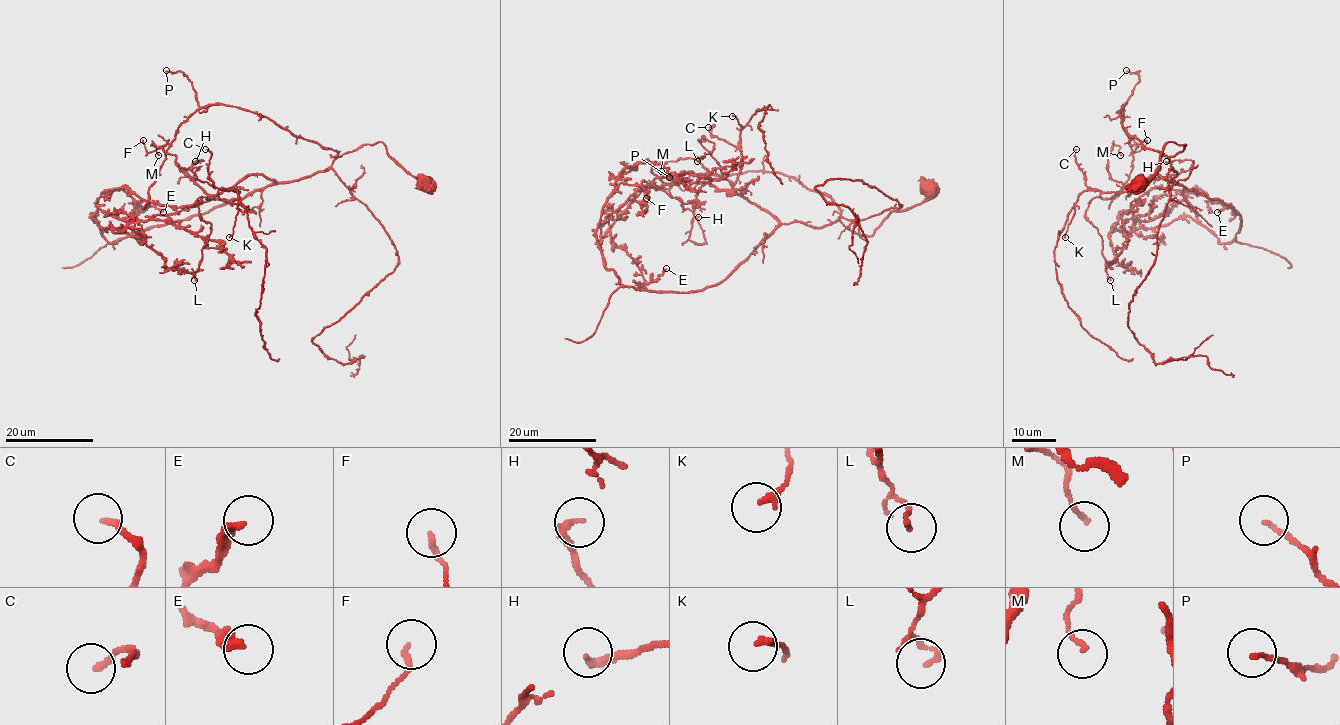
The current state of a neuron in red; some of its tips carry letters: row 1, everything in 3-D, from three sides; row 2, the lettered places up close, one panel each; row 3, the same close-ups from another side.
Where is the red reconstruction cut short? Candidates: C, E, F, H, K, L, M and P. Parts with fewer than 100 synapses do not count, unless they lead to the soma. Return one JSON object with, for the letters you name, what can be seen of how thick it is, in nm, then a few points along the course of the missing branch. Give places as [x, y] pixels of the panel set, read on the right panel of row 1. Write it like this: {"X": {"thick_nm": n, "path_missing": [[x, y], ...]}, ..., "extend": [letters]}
{"extend": []}

